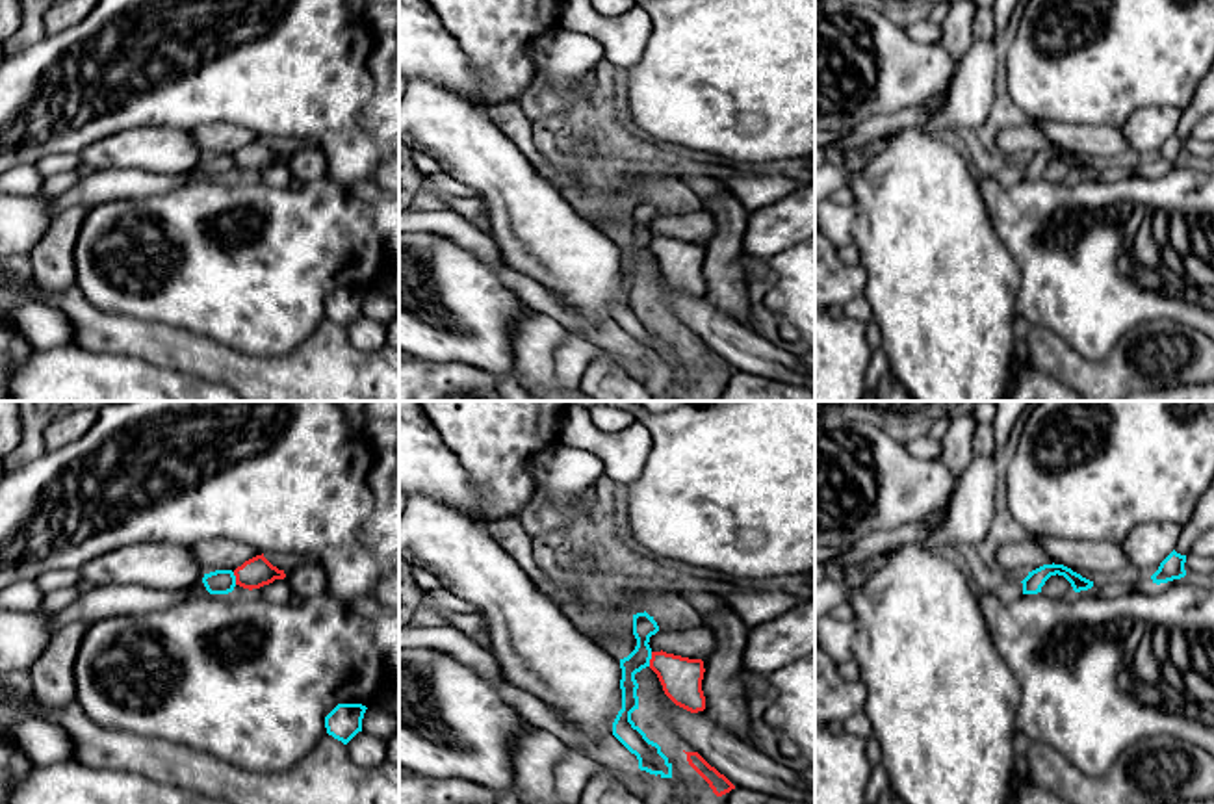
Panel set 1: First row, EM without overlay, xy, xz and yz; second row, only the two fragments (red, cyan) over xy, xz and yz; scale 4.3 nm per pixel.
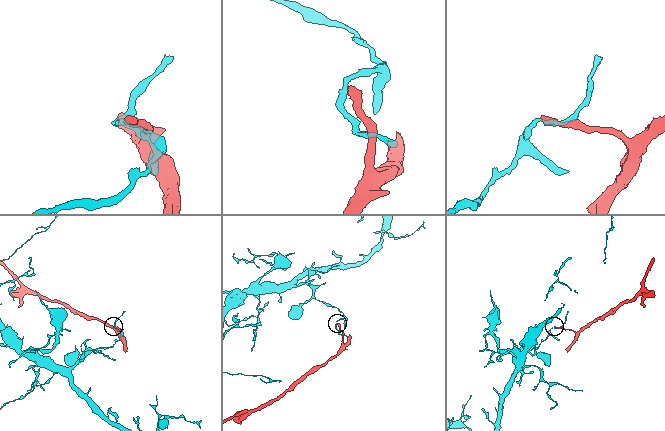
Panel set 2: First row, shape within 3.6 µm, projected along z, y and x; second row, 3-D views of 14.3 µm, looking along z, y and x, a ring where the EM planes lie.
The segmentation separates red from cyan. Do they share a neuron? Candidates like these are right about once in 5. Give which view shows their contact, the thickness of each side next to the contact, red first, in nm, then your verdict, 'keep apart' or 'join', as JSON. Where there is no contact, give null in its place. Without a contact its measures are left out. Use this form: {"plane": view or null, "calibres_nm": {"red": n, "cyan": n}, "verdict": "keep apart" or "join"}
{"plane": "xz", "calibres_nm": {"red": 180, "cyan": 100}, "verdict": "keep apart"}

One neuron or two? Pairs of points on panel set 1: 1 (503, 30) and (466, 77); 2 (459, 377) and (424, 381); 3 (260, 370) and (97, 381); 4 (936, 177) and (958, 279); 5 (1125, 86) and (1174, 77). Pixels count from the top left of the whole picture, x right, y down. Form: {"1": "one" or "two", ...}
{"1": "two", "2": "one", "3": "two", "4": "one", "5": "one"}

